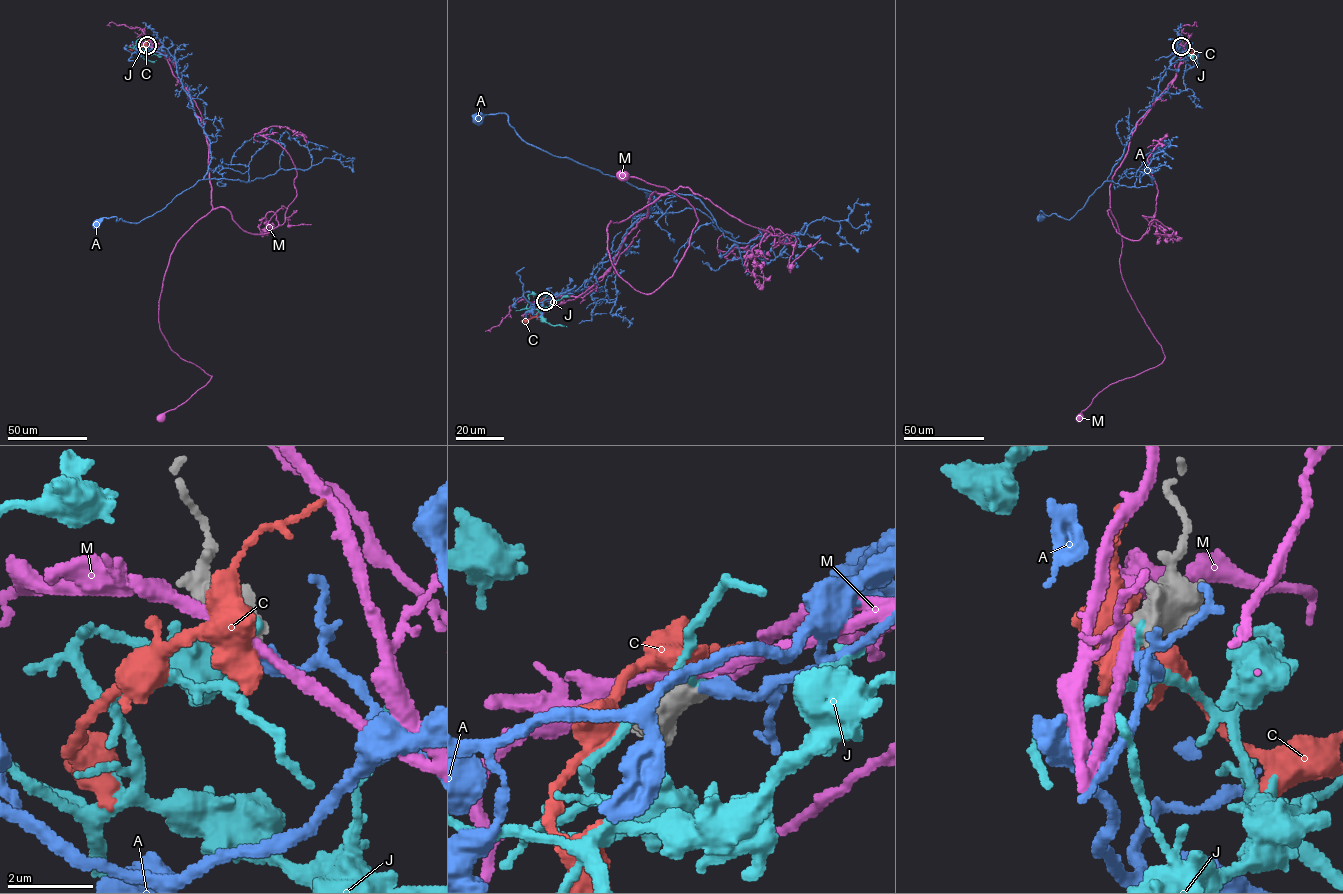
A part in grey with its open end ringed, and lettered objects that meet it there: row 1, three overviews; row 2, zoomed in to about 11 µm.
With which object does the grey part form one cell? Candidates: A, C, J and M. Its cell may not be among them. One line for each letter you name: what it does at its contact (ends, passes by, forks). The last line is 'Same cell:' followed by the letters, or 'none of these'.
A: it ends
Same cell: A

